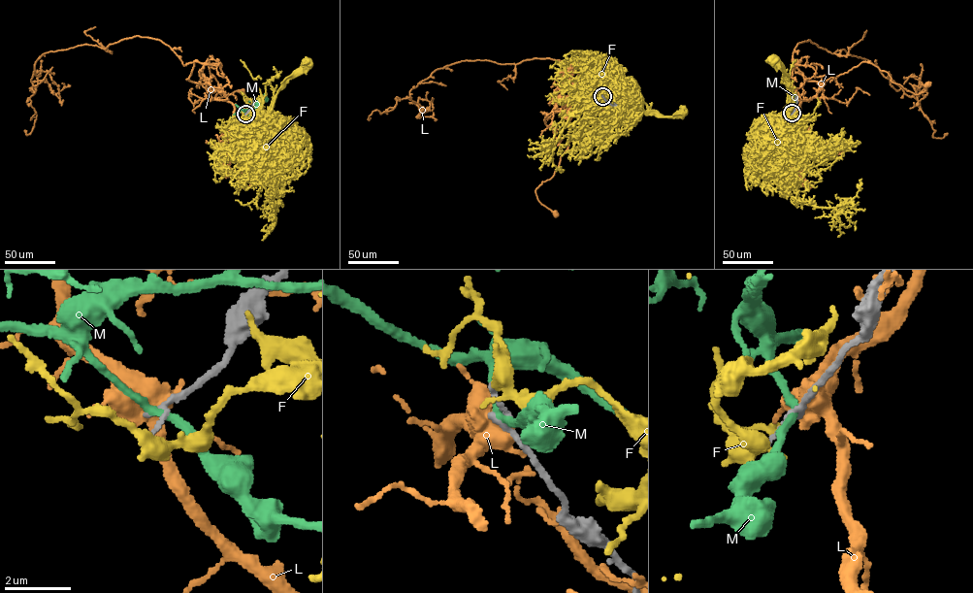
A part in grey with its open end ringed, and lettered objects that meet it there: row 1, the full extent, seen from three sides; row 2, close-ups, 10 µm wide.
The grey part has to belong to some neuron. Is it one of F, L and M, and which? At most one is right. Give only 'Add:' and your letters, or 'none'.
Add: none

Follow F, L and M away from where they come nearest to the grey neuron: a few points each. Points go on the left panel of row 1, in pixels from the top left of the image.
F: (245, 115), (271, 111), (277, 89), (307, 63)
L: (245, 113), (226, 101), (211, 97), (210, 85), (202, 73), (205, 64), (220, 87), (215, 99), (243, 91)
M: (245, 114), (244, 110), (253, 110), (267, 99), (264, 94)

